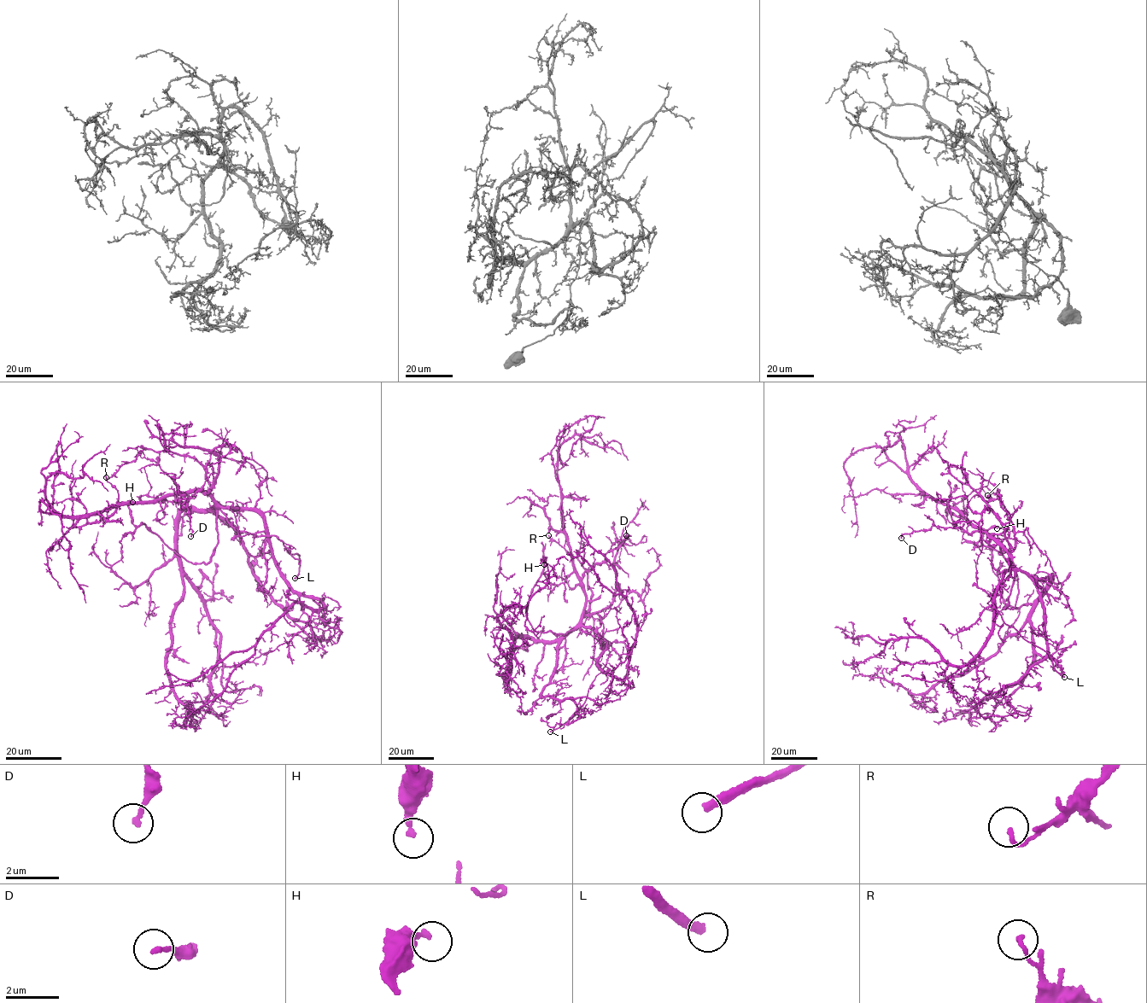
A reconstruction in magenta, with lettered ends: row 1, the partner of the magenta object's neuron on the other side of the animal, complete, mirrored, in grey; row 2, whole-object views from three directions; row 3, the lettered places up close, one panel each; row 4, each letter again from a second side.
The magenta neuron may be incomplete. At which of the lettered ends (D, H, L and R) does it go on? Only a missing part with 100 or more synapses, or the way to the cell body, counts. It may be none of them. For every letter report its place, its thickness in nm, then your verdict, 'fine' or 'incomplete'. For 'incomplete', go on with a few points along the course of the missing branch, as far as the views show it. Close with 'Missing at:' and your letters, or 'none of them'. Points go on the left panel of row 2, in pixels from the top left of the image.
D: (190, 536) | 170 nm | fine
H: (132, 502) | 240 nm | fine
L: (295, 578) | 320 nm | incomplete | (295, 578), (282, 574), (277, 563), (274, 568), (283, 581), (286, 580)
R: (106, 477) | 150 nm | fine
Missing at: L

